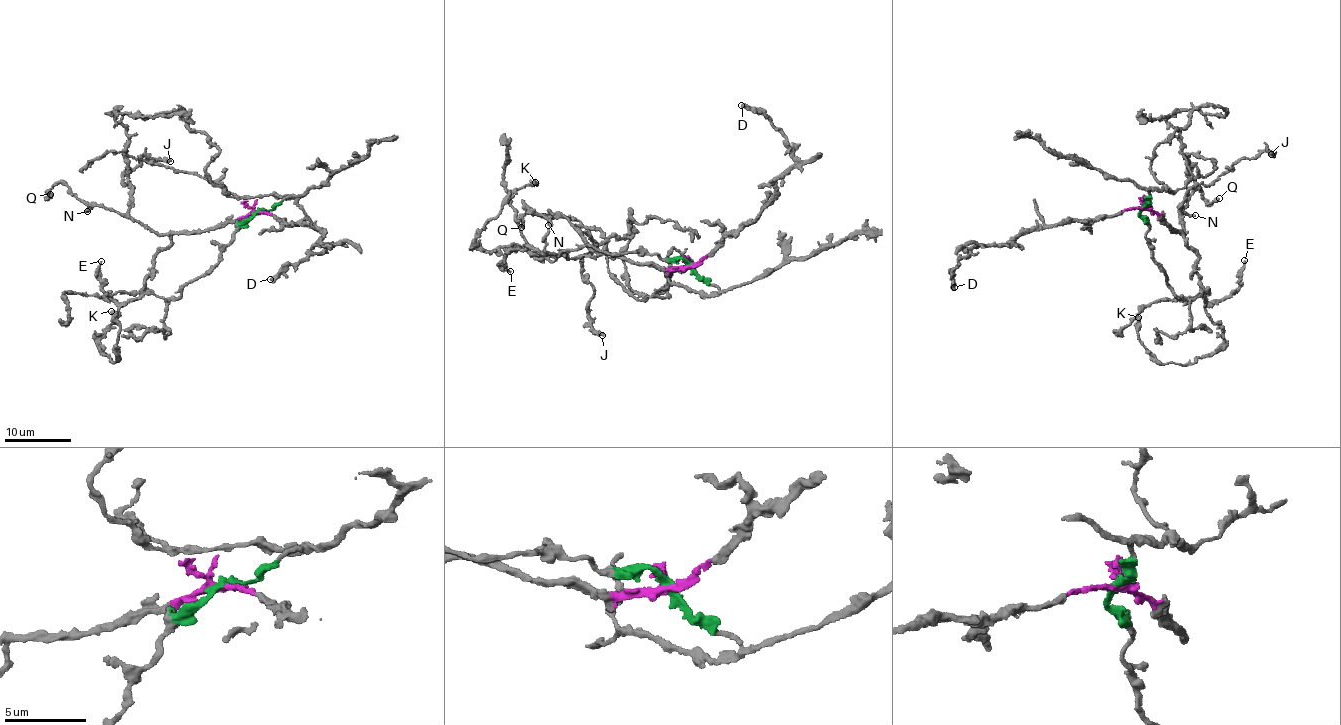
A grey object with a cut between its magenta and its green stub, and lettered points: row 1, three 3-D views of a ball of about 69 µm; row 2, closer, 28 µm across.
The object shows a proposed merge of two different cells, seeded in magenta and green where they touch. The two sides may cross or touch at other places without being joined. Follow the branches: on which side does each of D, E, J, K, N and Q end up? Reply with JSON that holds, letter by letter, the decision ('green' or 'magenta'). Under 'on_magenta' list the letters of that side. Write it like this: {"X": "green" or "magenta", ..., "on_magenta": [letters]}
{"D": "magenta", "E": "magenta", "J": "magenta", "K": "magenta", "N": "magenta", "Q": "magenta", "on_magenta": ["D", "E", "J", "K", "N", "Q"]}

